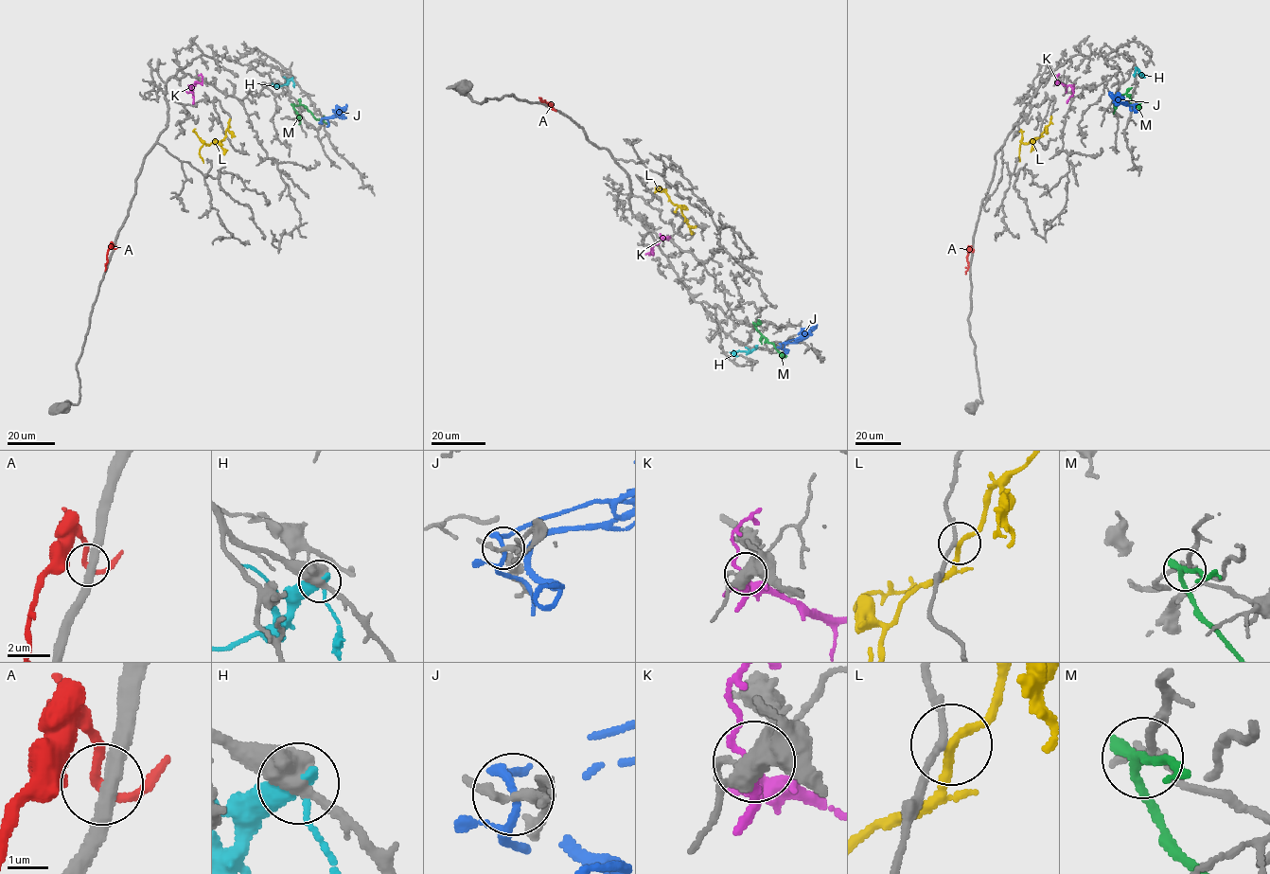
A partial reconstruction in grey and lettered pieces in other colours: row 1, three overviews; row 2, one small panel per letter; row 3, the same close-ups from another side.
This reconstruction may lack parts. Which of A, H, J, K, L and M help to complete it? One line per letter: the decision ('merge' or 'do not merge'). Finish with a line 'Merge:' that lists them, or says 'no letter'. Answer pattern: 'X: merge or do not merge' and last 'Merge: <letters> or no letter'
A: do not merge
H: do not merge
J: do not merge
K: do not merge
L: merge
M: do not merge
Merge: L

